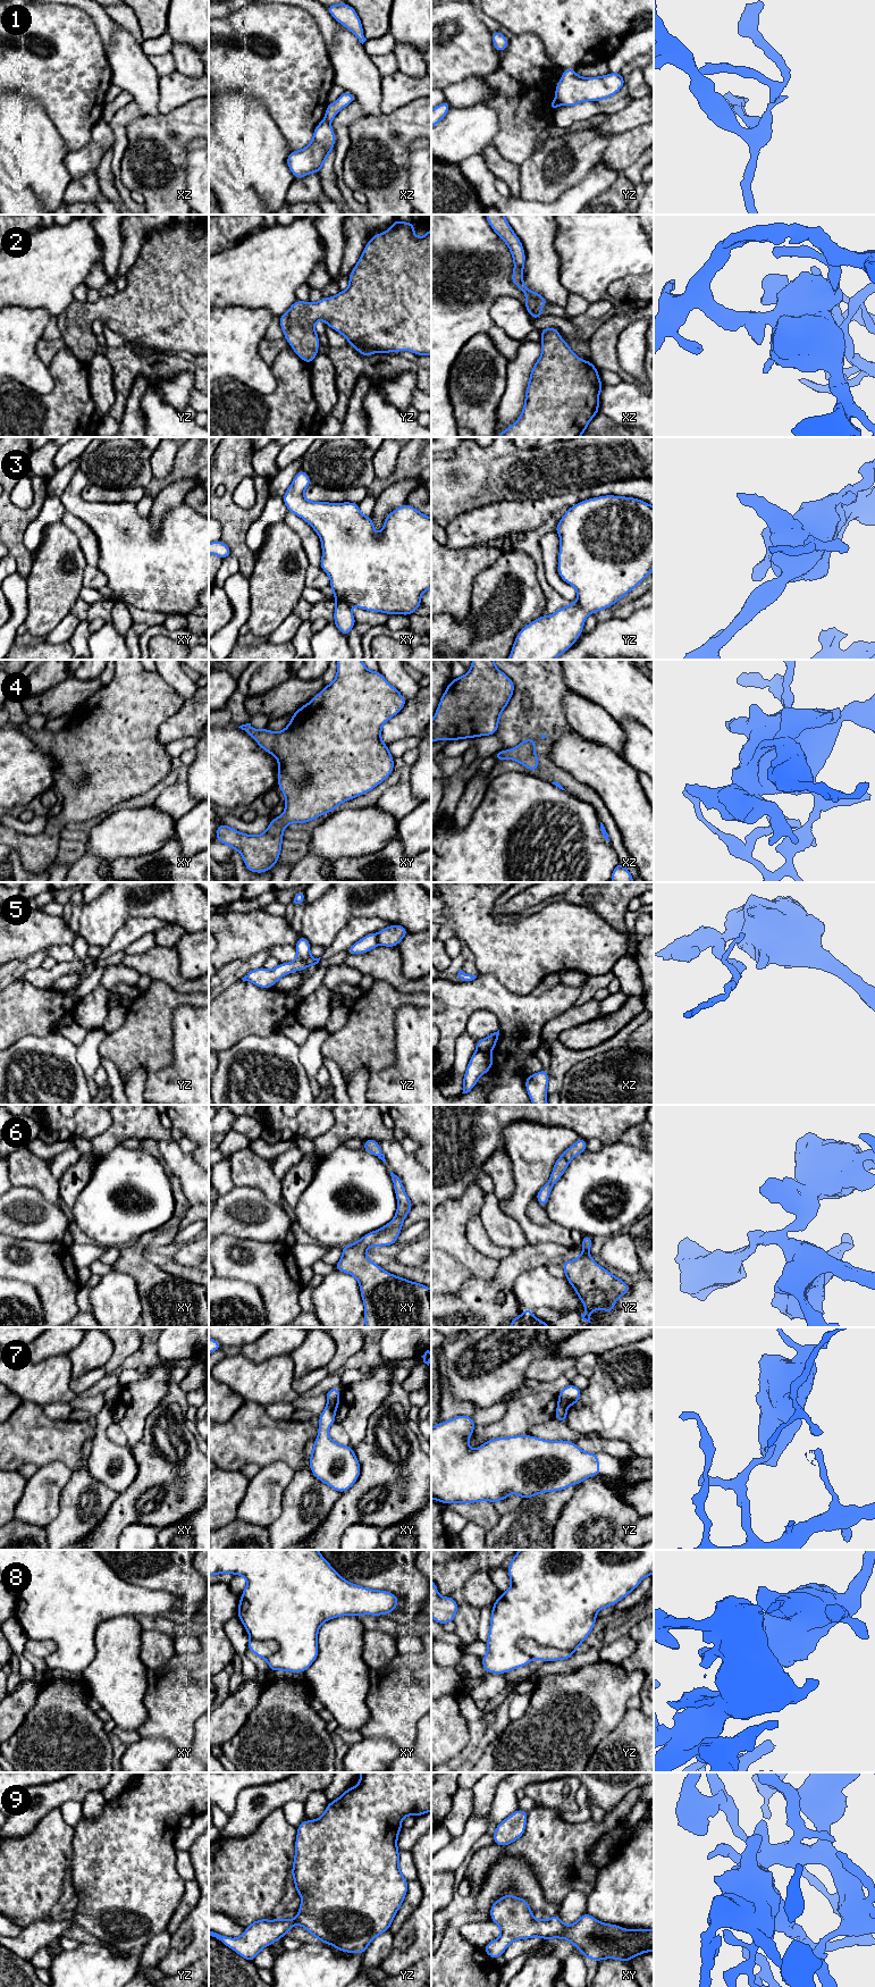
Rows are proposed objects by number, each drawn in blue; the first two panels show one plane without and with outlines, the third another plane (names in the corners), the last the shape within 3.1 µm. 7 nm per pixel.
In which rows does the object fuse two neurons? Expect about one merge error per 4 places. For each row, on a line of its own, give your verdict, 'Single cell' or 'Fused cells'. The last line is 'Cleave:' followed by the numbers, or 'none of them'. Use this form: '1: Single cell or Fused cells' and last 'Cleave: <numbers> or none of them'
1: Fused cells
2: Single cell
3: Single cell
4: Single cell
5: Fused cells
6: Single cell
7: Fused cells
8: Fused cells
9: Single cell
Cleave: 1, 5, 7, 8

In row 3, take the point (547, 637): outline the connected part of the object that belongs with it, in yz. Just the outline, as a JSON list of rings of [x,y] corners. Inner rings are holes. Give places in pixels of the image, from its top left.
[[[605,495],[600,497],[592,497],[586,501],[581,501],[567,509],[567,511],[562,517],[554,531],[556,531],[560,535],[561,539],[557,567],[558,575],[562,578],[562,580],[564,580],[569,585],[572,585],[577,589],[577,602],[558,609],[552,615],[541,615],[538,619],[533,620],[531,623],[524,626],[518,634],[512,647],[512,652],[508,655],[507,660],[556,660],[561,654],[567,651],[581,636],[586,619],[589,613],[596,613],[614,605],[629,592],[636,588],[649,573],[651,573],[654,569],[654,506],[646,503],[645,501],[638,500],[636,497],[614,495]]]

